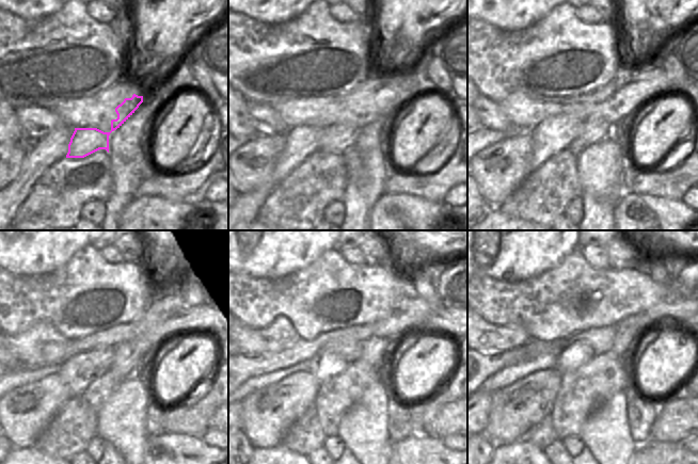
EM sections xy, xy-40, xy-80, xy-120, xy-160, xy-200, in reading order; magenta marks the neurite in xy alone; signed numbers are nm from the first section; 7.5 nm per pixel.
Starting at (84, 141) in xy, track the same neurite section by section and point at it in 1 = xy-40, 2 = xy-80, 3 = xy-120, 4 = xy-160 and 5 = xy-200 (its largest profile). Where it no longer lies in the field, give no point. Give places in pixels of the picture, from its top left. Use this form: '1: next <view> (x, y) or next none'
1: next xy-40 (338, 138)
2: next xy-80 (605, 114)
3: next xy-120 (128, 356)
4: next xy-160 (375, 351)
5: next xy-200 (628, 330)

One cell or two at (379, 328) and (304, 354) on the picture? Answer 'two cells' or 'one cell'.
one cell

